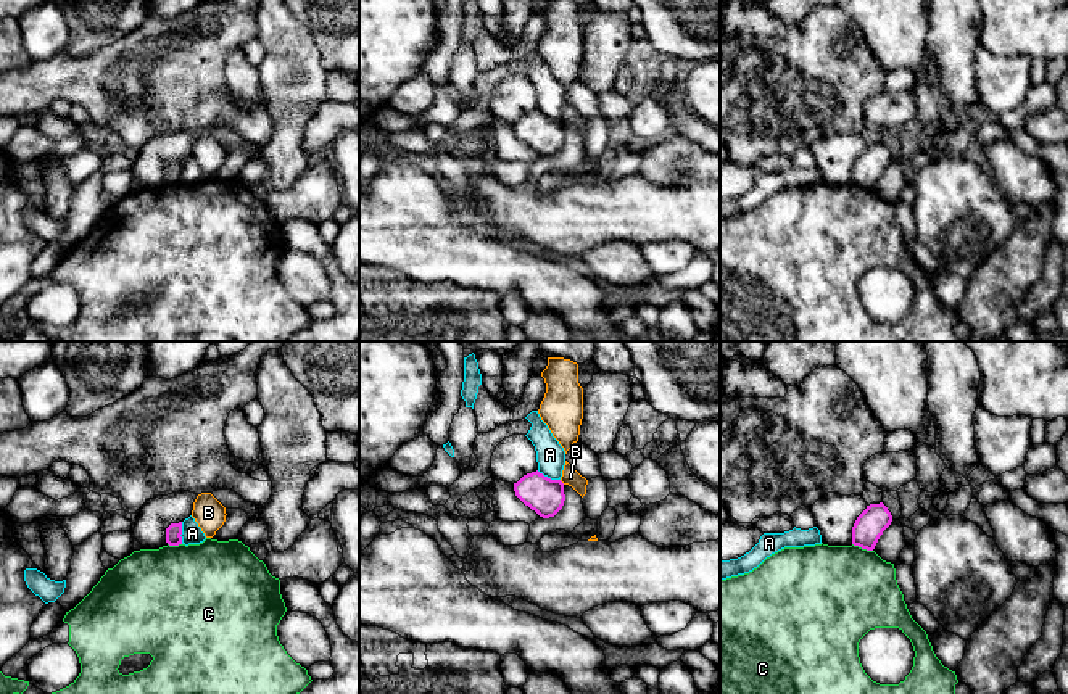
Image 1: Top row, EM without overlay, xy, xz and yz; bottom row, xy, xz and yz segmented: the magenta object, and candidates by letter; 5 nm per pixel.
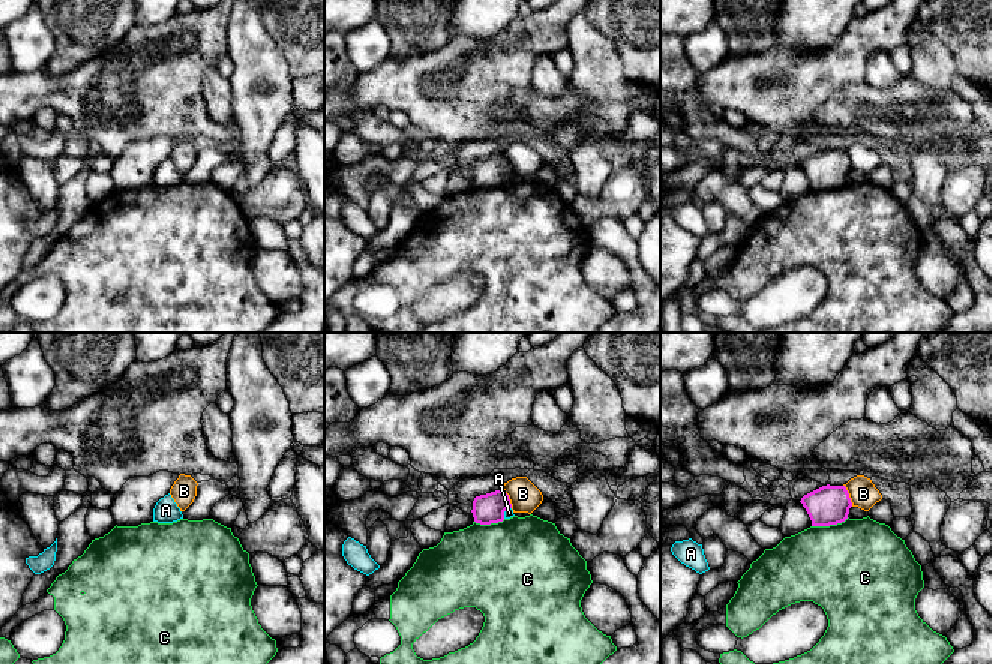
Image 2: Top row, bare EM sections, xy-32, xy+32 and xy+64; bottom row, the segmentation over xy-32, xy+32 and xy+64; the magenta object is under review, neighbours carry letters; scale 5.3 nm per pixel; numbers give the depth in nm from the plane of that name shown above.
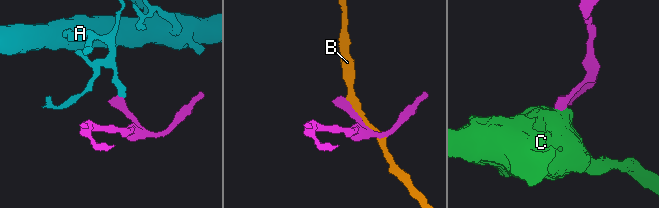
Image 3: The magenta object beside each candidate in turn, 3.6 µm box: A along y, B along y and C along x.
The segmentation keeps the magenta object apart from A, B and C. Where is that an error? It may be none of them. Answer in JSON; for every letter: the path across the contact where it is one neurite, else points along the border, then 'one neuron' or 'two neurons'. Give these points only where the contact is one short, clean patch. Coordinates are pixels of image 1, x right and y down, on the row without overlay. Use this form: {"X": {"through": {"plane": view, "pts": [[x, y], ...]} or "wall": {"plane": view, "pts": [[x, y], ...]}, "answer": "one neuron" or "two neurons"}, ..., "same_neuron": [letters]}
{"A": {"wall": {"plane": "xz", "pts": [[537, 110], [559, 119]]}, "answer": "two neurons"}, "B": {"answer": "two neurons"}, "C": {"wall": {"plane": "yz", "pts": [[852, 182], [872, 190]]}, "answer": "two neurons"}, "same_neuron": []}

